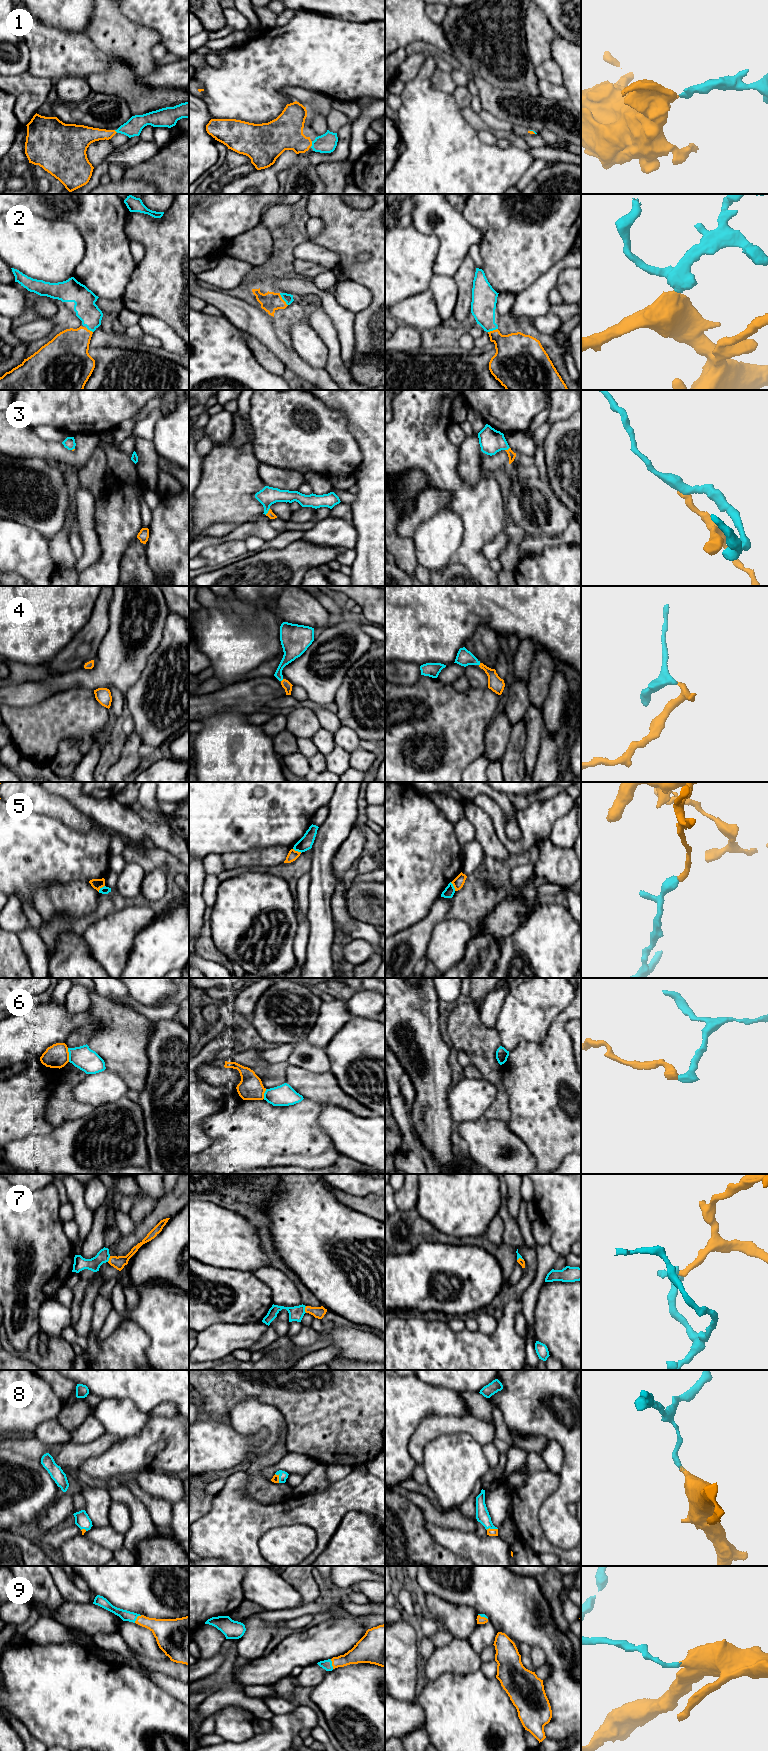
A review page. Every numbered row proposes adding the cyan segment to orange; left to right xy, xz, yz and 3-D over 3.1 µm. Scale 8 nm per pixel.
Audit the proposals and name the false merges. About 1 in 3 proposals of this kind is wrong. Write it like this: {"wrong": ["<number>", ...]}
{"wrong": ["5", "6", "7"]}

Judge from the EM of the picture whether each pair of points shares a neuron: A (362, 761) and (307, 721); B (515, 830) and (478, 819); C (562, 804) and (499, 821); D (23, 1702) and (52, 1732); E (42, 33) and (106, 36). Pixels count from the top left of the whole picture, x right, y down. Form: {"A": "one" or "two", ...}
{"A": "one", "B": "two", "C": "one", "D": "one", "E": "two"}

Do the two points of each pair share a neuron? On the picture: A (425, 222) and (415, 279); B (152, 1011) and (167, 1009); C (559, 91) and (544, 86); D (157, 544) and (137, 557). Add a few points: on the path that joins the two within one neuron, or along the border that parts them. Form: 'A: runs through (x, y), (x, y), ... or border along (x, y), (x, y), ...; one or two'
A: border along (412, 224), (438, 239), (436, 254); two
B: runs through (156, 1011), (163, 1011); one
C: runs through (555, 91), (548, 90); one
D: border along (144, 544), (147, 564), (155, 573); two

